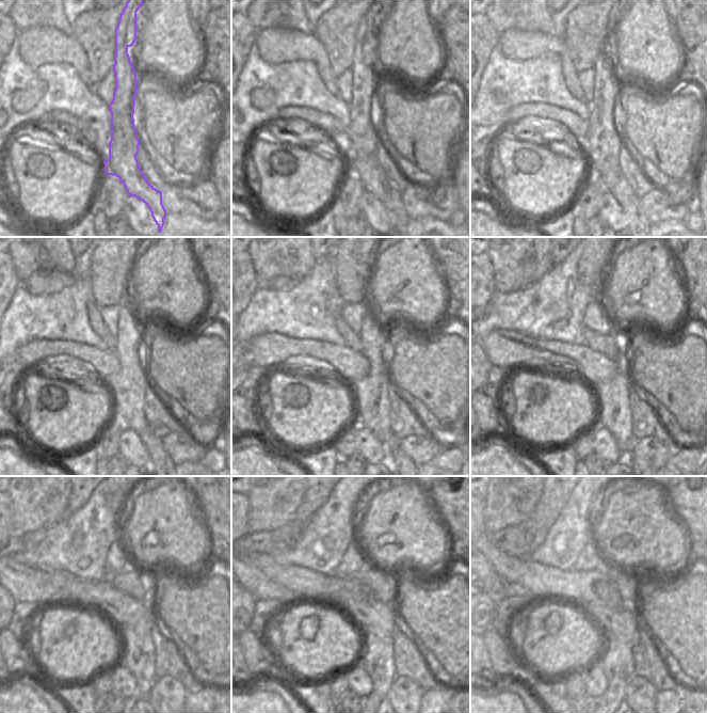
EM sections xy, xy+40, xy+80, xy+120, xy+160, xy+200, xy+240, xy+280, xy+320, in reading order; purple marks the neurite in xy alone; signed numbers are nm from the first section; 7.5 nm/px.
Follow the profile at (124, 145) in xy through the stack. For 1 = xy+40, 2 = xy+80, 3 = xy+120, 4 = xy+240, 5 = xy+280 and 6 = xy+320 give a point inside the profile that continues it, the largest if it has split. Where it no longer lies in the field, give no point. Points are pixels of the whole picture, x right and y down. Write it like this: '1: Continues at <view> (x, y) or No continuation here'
1: Continues at xy+40 (362, 139)
2: Continues at xy+80 (604, 141)
3: Continues at xy+120 (128, 386)
4: Continues at xy+240 (138, 656)
5: Continues at xy+280 (378, 661)
6: Continues at xy+320 (616, 661)

